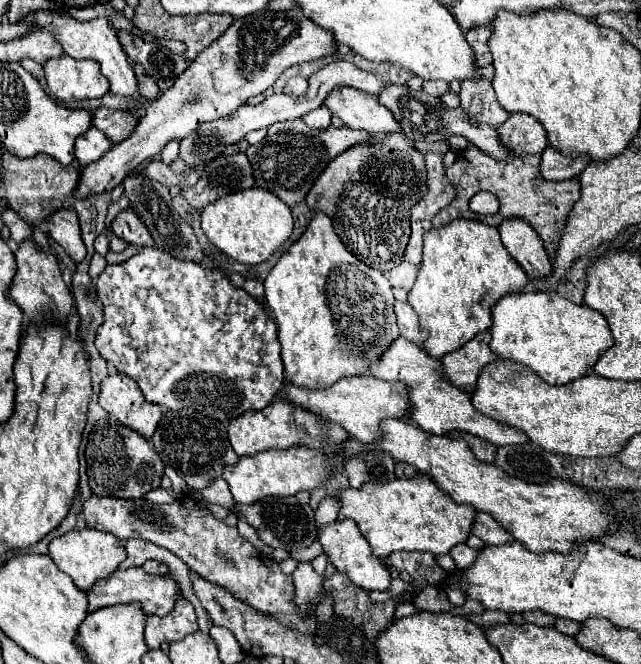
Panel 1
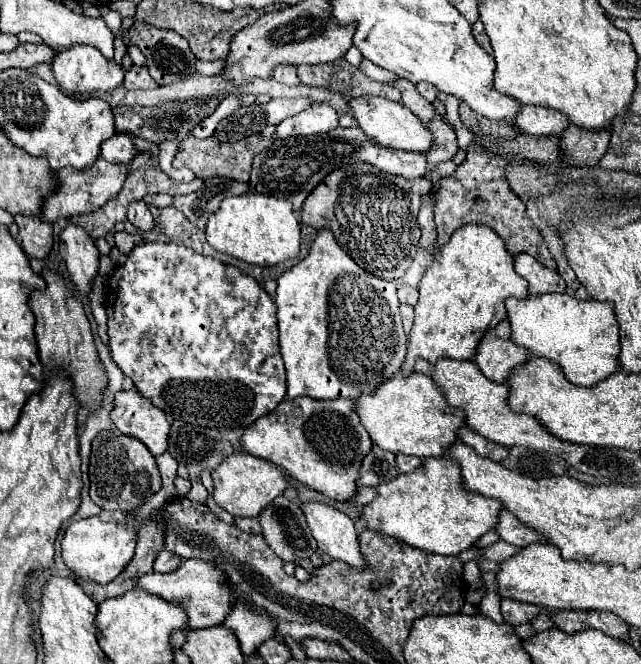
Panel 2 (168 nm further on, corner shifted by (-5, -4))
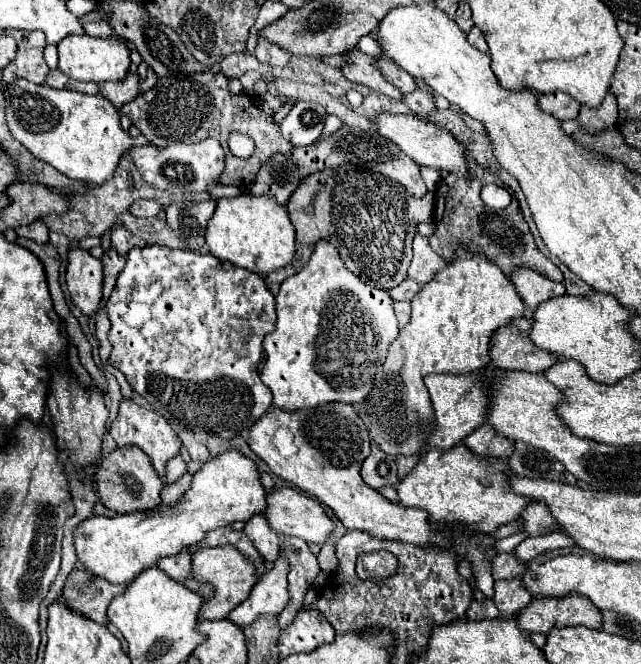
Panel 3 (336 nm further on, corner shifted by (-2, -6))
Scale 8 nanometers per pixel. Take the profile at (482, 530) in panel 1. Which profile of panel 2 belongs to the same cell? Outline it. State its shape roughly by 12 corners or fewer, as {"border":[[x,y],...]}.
{"border":[[501,510],[495,532],[503,542],[525,548],[543,536]]}

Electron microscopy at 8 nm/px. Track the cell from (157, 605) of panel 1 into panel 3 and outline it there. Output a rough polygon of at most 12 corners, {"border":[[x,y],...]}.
{"border":[[232,544],[192,554],[192,574],[216,588],[200,618],[222,620],[258,582]]}

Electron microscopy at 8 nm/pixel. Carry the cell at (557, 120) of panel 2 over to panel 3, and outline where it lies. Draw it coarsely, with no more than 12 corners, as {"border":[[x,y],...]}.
{"border":[[542,94],[538,104],[558,120],[574,120],[580,104],[566,94]]}

